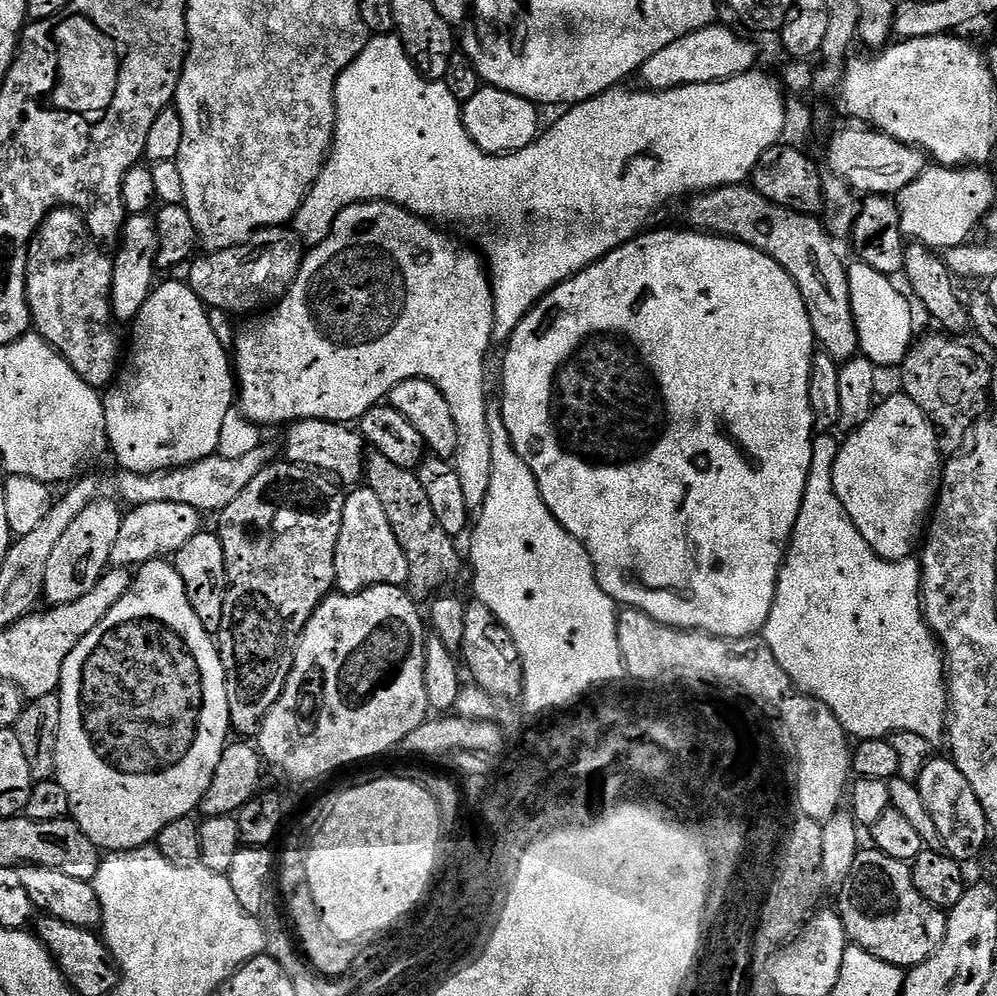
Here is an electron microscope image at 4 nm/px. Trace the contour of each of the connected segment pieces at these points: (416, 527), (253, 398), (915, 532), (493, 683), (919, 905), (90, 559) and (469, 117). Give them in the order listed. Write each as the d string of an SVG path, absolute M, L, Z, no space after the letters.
M372 452L366 460L366 486L374 490L378 502L382 502L382 510L386 510L386 518L390 518L390 530L394 530L394 538L398 538L402 554L406 554L411 591L439 593L443 584L450 583L452 576L459 574L460 552L456 549L457 541L438 526L438 518L434 518L419 475L411 468L397 466L390 458Z
M371 200L369 204L351 204L338 214L338 218L326 239L315 245L300 263L300 273L294 278L290 290L271 309L272 316L257 315L249 324L240 328L236 336L236 352L234 348L234 375L238 385L238 411L249 422L257 426L264 424L287 425L297 420L332 420L335 424L348 424L359 421L383 398L391 397L394 386L407 380L429 380L442 390L446 402L450 402L450 414L458 426L456 454L454 463L458 470L458 478L462 482L462 494L466 494L466 506L470 510L484 507L486 494L490 490L490 430L488 429L488 396L484 393L484 363L488 360L488 347L494 344L492 331L496 325L494 318L494 298L490 273L479 251L471 247L460 248L460 244L452 236L440 232L437 225L424 220L420 216L408 212L397 204L387 204L384 200Z
M859 354L840 364L838 374L839 400L842 410L840 428L856 429L848 437L843 437L840 445L840 453L834 462L834 490L850 522L854 522L858 534L866 538L874 554L878 554L883 560L906 560L917 551L917 541L921 539L925 531L936 498L940 494L942 483L940 448L942 449L942 444L938 439L936 429L926 418L924 411L908 396L903 394L888 396L872 412L872 403L876 400L876 375L878 375L876 365L871 364L865 356Z
M472 602L466 607L466 638L462 638L462 664L467 675L468 672L472 675L471 683L481 692L497 701L521 699L524 690L524 667L518 654L518 646L498 622L490 606Z
M868 846L856 853L853 868L838 886L838 892L838 913L847 939L898 970L926 962L946 938L947 915L918 894L911 867L898 858L886 858L876 848Z
M101 498L86 506L86 510L82 510L82 514L70 522L66 534L58 538L58 546L54 546L50 562L46 562L46 578L42 589L43 599L49 600L49 605L69 604L82 598L86 590L94 590L98 578L108 571L110 550L114 550L114 541L124 521L121 505L115 499L112 500Z
M482 86L474 98L462 104L466 134L489 156L509 156L511 152L526 150L542 131L540 112L541 109L526 98L491 86Z

